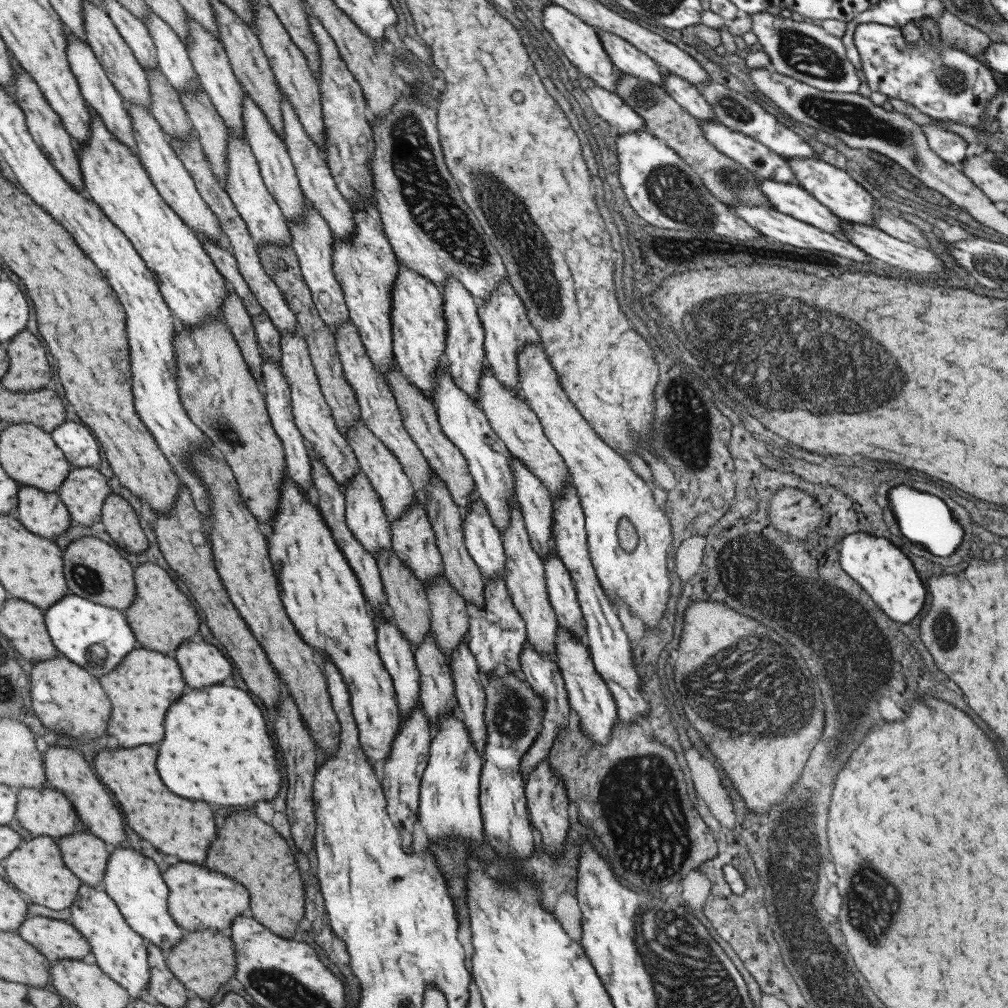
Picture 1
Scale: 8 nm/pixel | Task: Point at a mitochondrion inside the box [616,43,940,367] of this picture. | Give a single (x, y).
(852, 119)

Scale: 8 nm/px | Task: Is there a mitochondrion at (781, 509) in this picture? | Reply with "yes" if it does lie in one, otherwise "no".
no

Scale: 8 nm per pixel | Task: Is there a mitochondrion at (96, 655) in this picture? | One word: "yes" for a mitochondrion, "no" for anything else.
yes

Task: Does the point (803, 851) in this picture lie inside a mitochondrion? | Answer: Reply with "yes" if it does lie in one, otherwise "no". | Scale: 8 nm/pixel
yes

